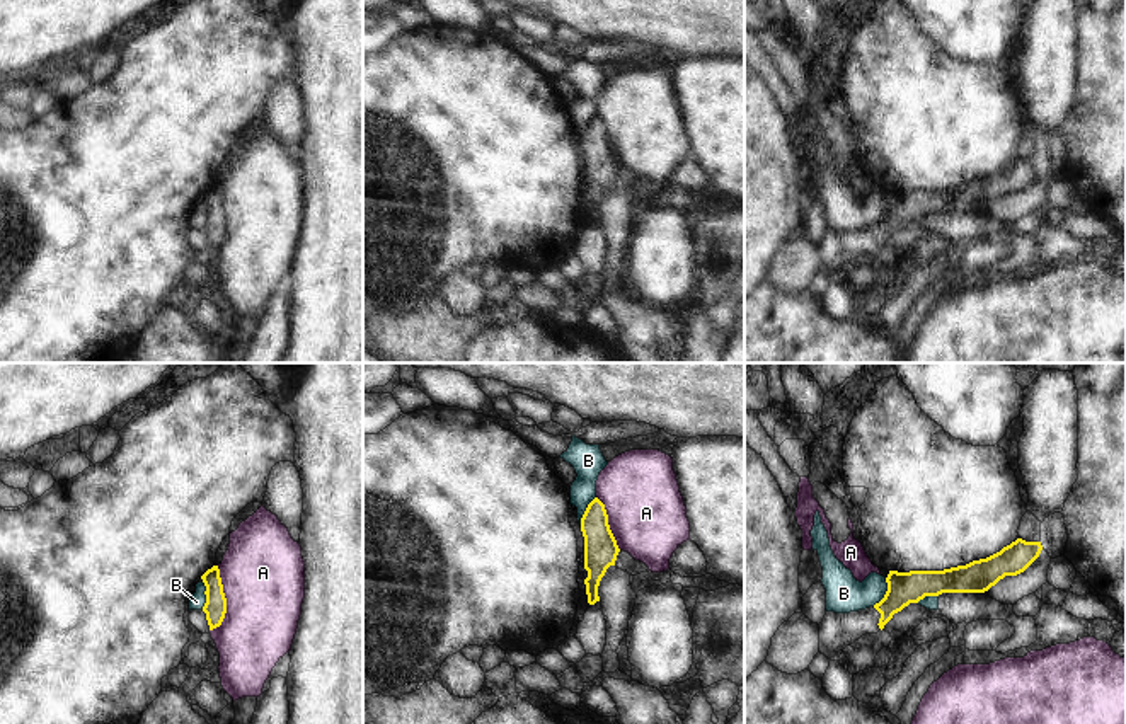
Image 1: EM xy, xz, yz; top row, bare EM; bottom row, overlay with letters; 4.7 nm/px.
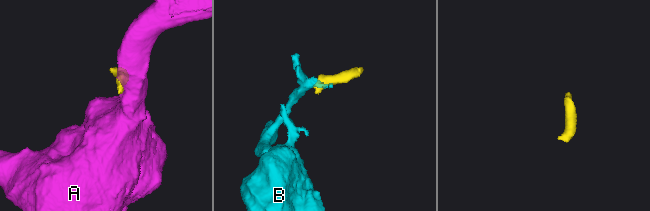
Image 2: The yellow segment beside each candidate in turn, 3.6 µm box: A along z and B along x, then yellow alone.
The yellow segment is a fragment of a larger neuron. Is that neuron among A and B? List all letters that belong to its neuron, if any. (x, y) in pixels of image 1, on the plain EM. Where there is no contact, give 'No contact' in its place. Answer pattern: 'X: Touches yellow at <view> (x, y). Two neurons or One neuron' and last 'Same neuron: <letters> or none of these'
A: Touches yellow at xy (225, 218). Two neurons
B: Touches yellow at yz (886, 212). Two neurons
Same neuron: none of these.

